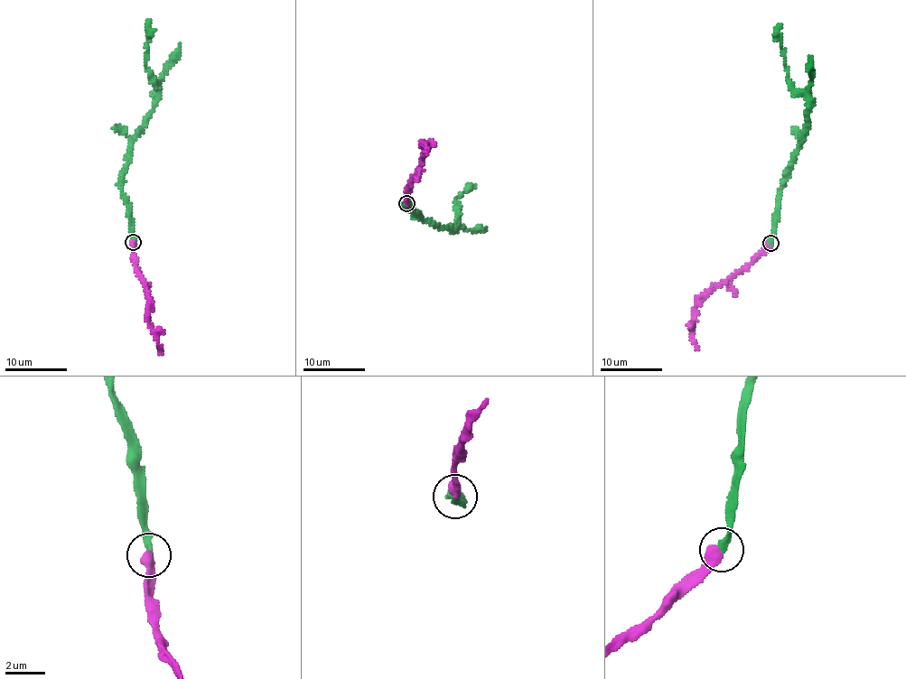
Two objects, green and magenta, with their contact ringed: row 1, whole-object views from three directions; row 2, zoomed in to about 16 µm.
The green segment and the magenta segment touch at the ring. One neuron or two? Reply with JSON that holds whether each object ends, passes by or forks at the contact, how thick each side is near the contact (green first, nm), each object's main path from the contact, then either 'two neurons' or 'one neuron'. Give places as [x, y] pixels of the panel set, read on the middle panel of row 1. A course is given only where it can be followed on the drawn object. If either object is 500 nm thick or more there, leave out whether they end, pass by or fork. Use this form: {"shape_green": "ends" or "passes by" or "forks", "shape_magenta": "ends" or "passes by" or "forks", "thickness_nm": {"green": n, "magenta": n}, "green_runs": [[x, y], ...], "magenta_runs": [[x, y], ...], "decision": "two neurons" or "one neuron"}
{"thickness_nm": {"green": 280, "magenta": 550}, "green_runs": [[406, 204], [435, 225], [448, 227], [453, 225], [457, 207], [453, 201], [468, 188]], "magenta_runs": [[406, 204], [406, 188], [420, 166], [424, 153], [420, 145], [425, 145], [425, 153]], "decision": "one neuron"}

